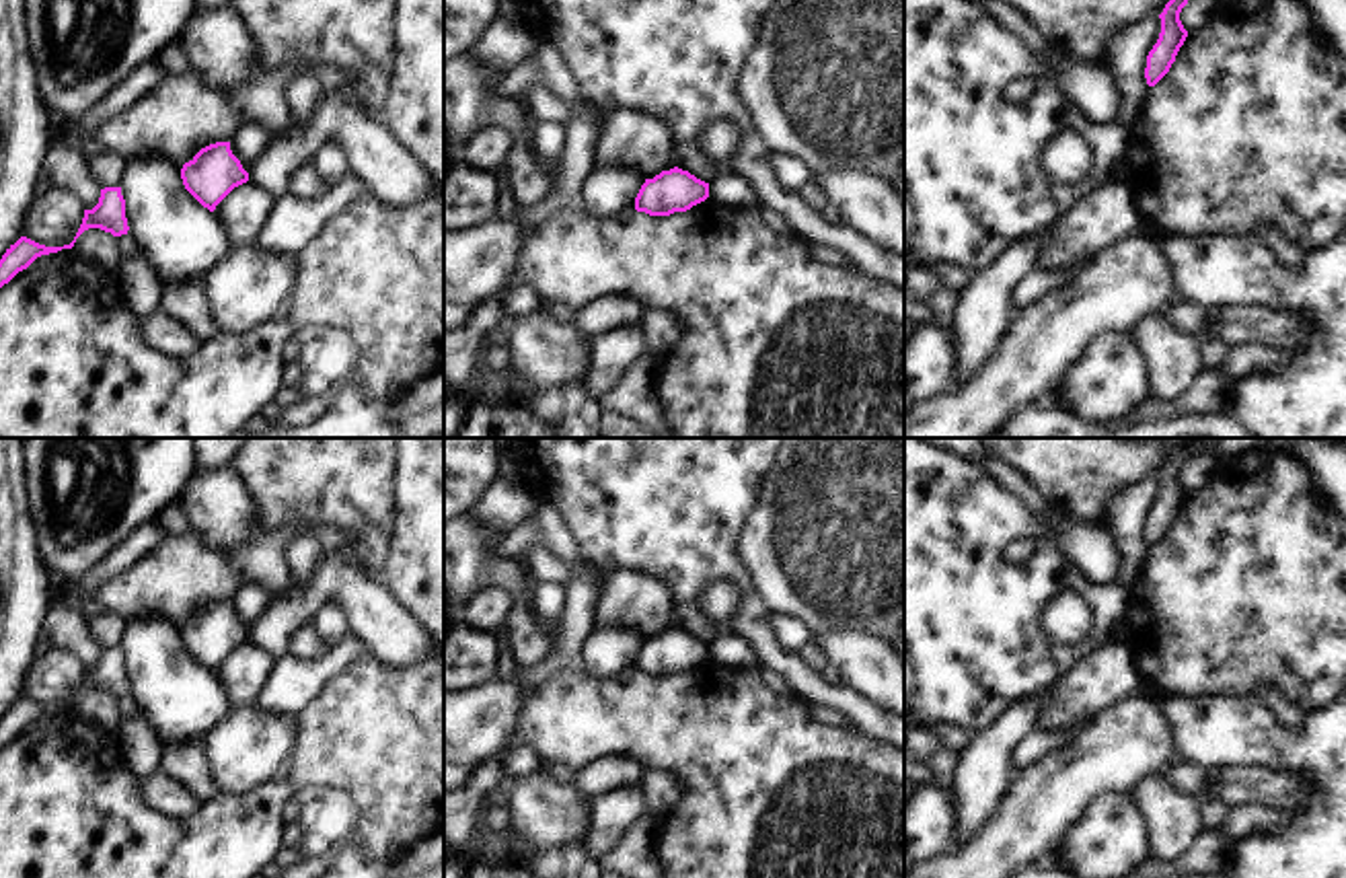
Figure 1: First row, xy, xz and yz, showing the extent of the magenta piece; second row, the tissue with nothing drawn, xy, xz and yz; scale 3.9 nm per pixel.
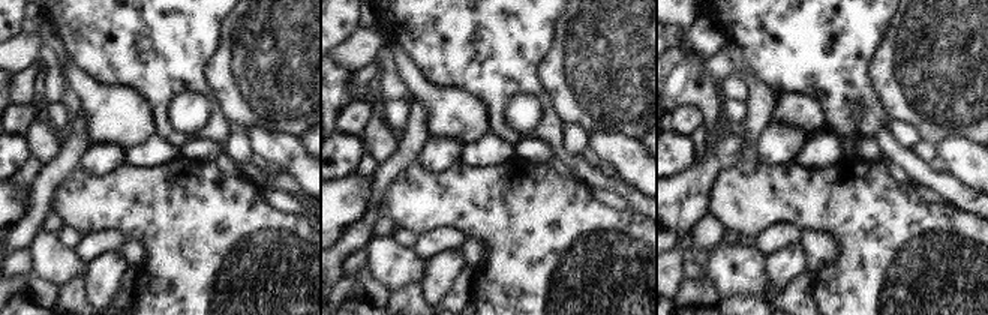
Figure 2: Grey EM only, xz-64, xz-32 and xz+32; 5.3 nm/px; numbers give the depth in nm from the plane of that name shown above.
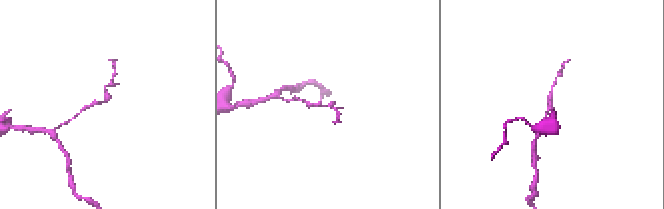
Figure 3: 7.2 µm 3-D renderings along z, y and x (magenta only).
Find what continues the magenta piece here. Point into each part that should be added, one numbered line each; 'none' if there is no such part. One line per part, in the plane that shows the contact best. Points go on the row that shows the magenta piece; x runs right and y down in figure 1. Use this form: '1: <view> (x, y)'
none

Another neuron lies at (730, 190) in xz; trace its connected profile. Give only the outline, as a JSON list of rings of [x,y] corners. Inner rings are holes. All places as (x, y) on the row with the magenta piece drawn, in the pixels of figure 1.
[[[723,175],[709,183],[709,197],[727,208],[758,208],[748,181],[740,175]]]

